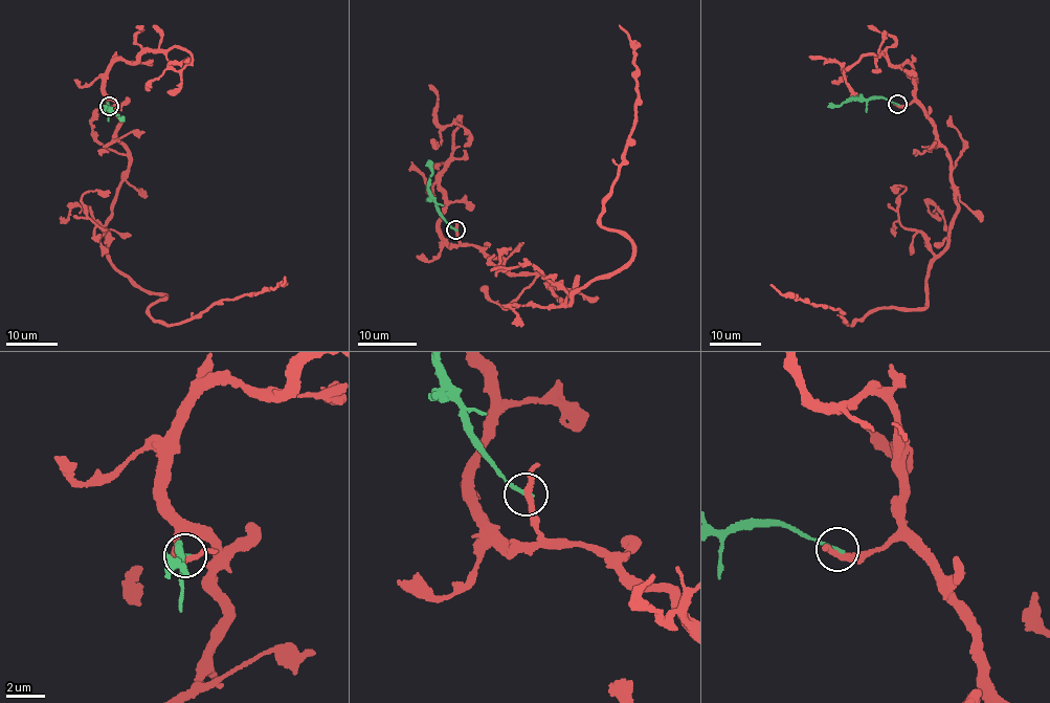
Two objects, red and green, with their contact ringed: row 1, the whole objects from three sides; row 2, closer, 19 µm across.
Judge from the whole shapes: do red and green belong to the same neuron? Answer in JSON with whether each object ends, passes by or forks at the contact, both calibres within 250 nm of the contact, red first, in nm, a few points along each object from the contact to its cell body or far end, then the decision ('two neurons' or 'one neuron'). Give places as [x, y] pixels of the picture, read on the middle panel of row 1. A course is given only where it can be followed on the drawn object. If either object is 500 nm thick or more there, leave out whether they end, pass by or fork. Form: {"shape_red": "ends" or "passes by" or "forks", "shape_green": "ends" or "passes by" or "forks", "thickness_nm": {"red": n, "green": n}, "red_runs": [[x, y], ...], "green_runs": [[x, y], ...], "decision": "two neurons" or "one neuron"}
{"shape_red": "passes by", "shape_green": "ends", "thickness_nm": {"red": 320, "green": 200}, "red_runs": [[455, 229], [512, 273], [545, 277], [572, 306], [627, 262], [633, 244], [600, 222], [638, 95], [619, 25]], "green_runs": [[455, 229], [444, 218], [428, 188], [431, 165], [427, 159]], "decision": "two neurons"}

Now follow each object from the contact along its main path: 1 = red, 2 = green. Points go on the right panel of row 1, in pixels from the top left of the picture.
1: (897, 105), (923, 110), (950, 158), (958, 209), (924, 306), (879, 307), (847, 326), (840, 310), (771, 285)
2: (897, 105), (885, 97), (851, 100), (832, 106), (828, 103)

